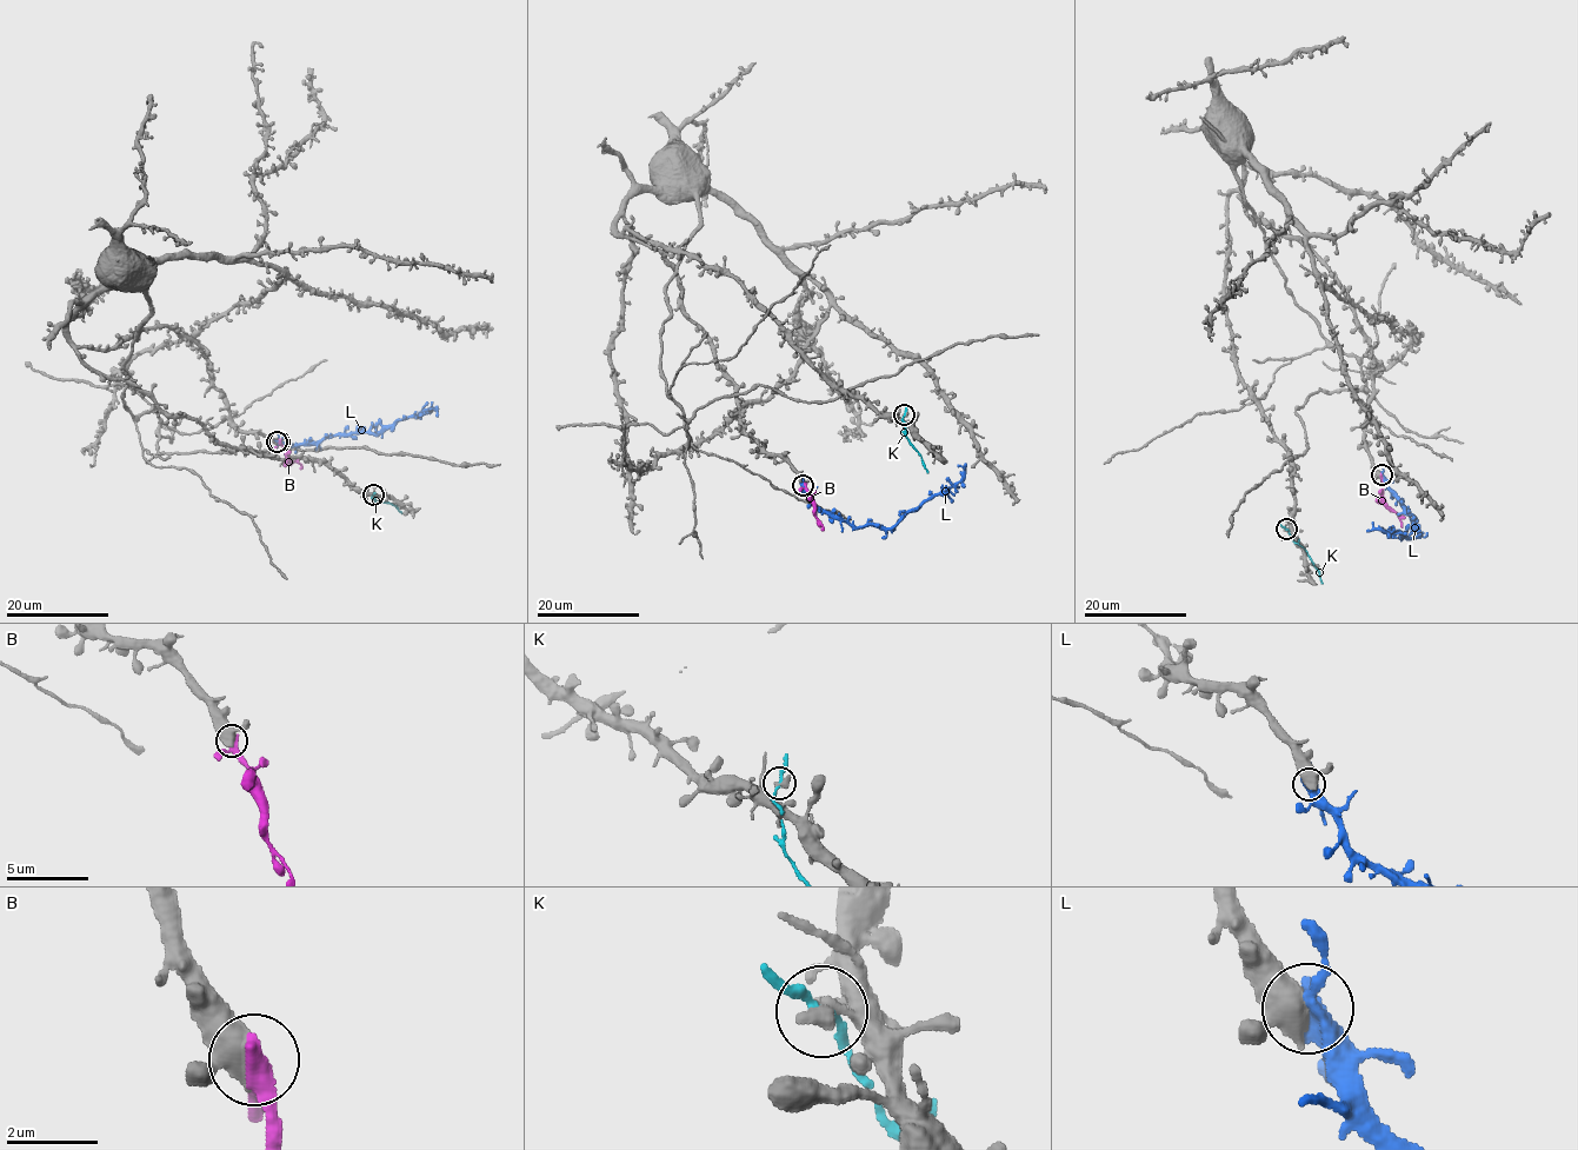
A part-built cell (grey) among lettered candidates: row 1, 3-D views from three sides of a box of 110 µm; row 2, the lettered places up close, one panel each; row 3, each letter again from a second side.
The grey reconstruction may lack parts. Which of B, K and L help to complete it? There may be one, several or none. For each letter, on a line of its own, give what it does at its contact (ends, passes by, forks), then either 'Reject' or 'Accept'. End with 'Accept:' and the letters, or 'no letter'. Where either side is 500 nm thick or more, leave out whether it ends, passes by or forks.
B: It passes by. Accept
K: It passes by. Reject
L: Reject
Accept: B

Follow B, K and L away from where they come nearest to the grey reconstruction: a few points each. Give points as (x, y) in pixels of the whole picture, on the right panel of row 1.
B: (1382, 476), (1383, 497), (1402, 526)
K: (1286, 529), (1323, 583)
L: (1382, 476), (1404, 511), (1416, 519), (1416, 538), (1379, 530), (1366, 532)

